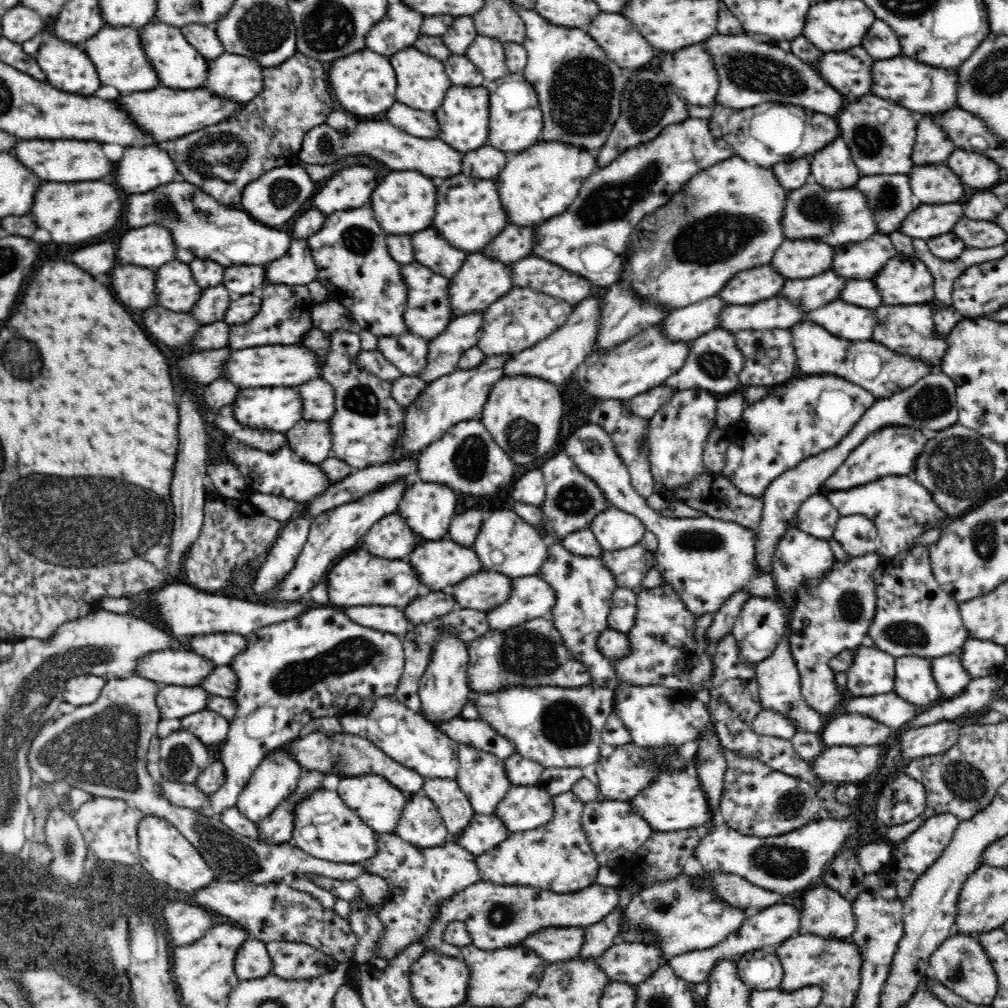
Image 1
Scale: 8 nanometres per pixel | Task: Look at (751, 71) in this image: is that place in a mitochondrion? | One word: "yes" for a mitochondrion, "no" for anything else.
yes

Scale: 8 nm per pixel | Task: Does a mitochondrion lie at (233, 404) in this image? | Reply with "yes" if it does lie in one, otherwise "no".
no

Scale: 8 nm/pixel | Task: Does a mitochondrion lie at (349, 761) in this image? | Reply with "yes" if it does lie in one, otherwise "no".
yes

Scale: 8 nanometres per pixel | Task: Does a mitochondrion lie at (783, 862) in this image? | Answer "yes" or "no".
yes

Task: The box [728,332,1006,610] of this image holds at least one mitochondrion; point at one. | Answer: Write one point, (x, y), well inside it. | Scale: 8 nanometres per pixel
(958, 466)

